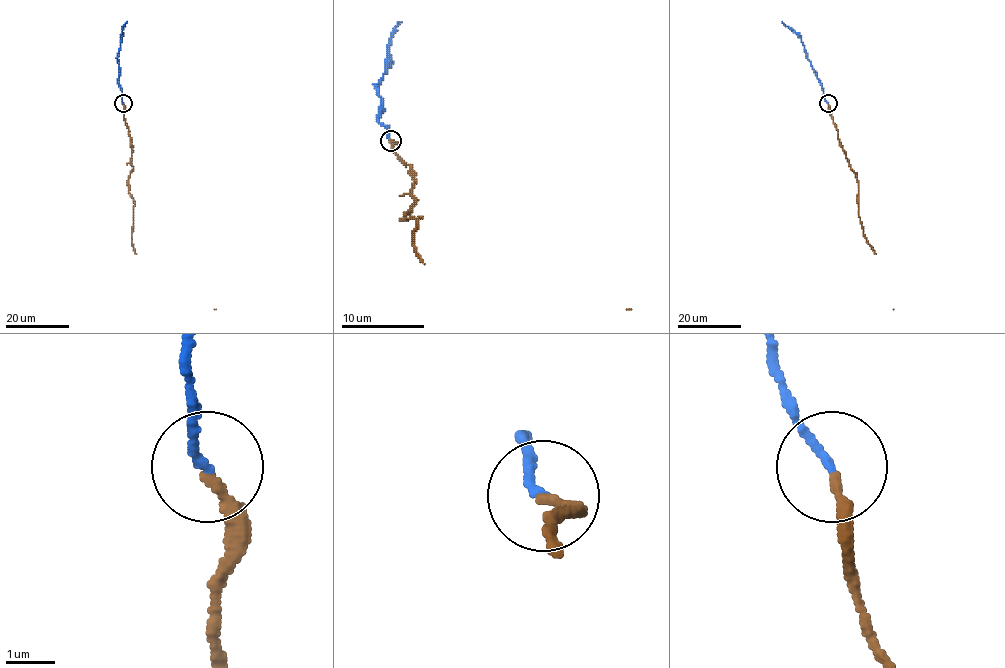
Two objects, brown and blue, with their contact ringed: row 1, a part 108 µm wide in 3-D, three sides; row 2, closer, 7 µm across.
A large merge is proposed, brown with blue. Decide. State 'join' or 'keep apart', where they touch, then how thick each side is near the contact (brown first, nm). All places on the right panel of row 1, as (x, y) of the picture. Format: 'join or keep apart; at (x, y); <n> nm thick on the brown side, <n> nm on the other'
join; at (828, 103); 220 nm thick on the brown side, 170 nm on the other

